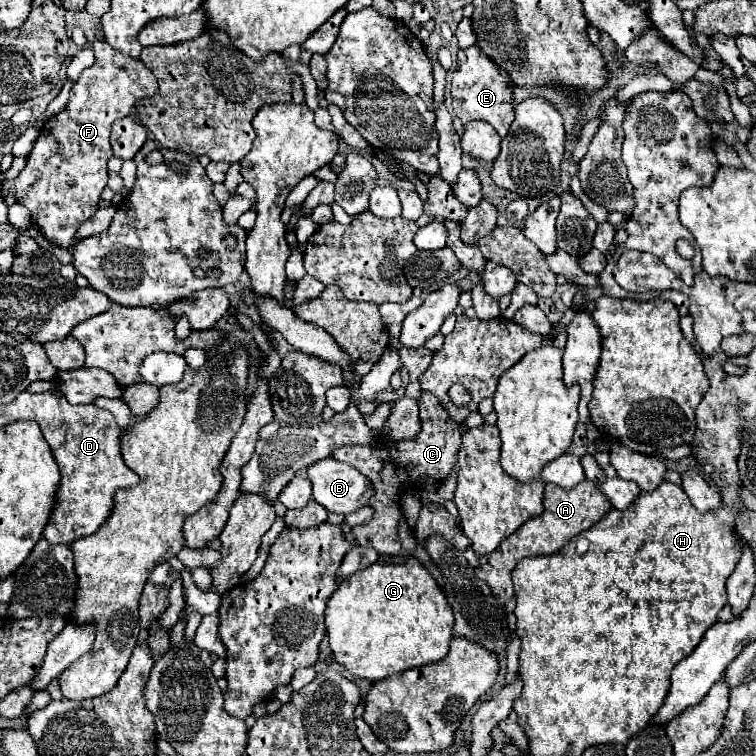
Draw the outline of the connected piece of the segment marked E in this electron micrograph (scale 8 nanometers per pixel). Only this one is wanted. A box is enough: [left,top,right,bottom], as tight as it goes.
[450,45,514,137]

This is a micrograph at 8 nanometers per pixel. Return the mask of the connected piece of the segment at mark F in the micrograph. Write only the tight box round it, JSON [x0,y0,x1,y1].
[2,41,158,249]

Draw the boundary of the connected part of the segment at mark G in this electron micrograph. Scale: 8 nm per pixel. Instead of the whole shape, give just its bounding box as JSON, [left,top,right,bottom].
[324,557,454,683]

